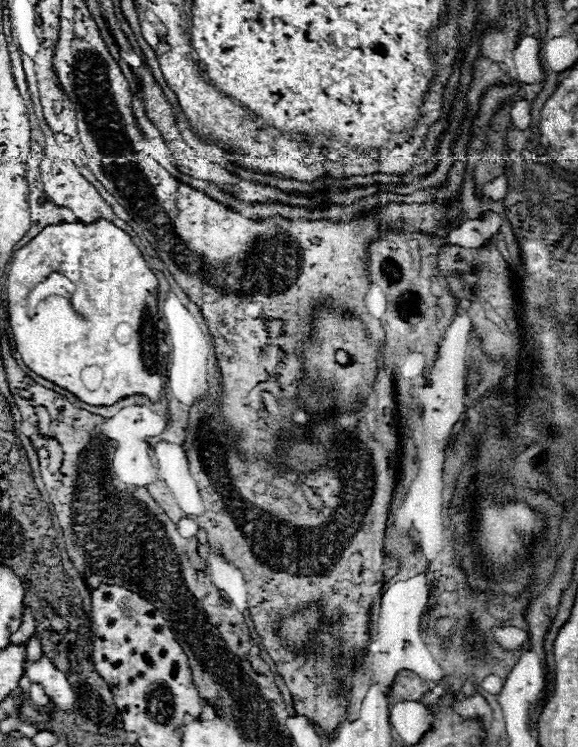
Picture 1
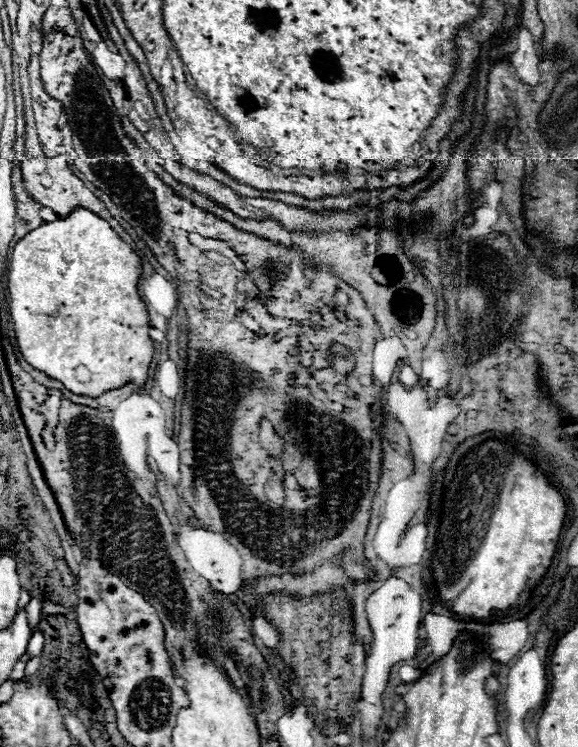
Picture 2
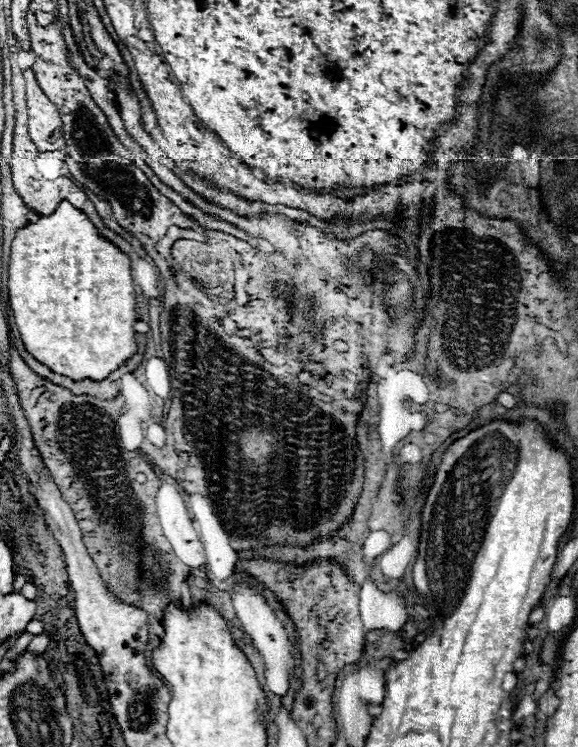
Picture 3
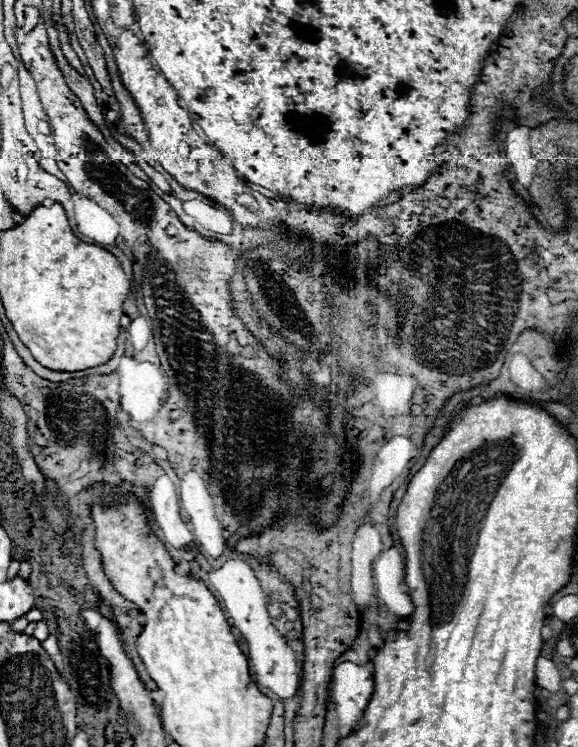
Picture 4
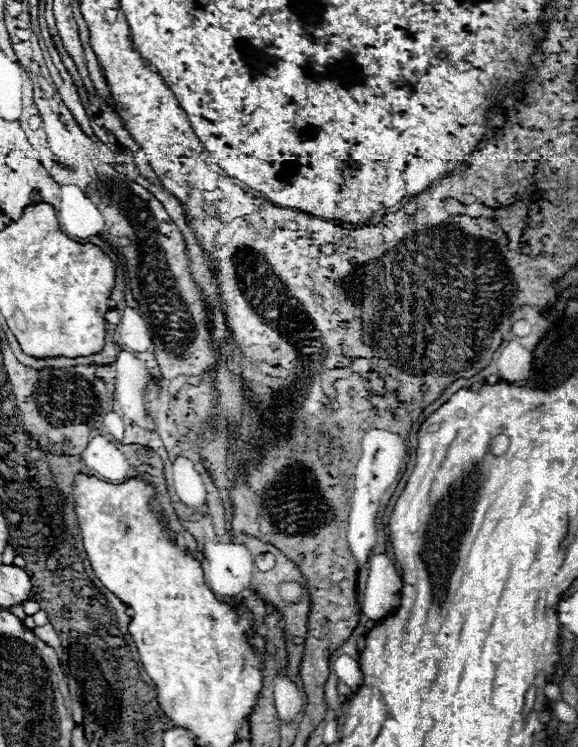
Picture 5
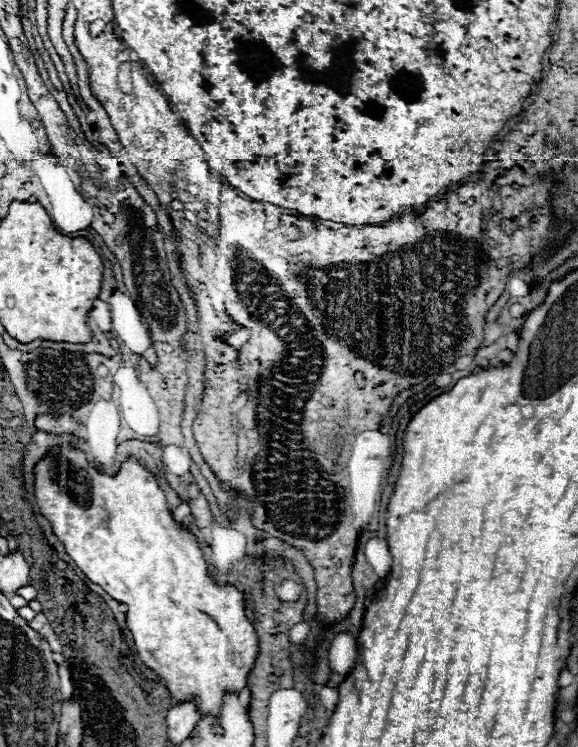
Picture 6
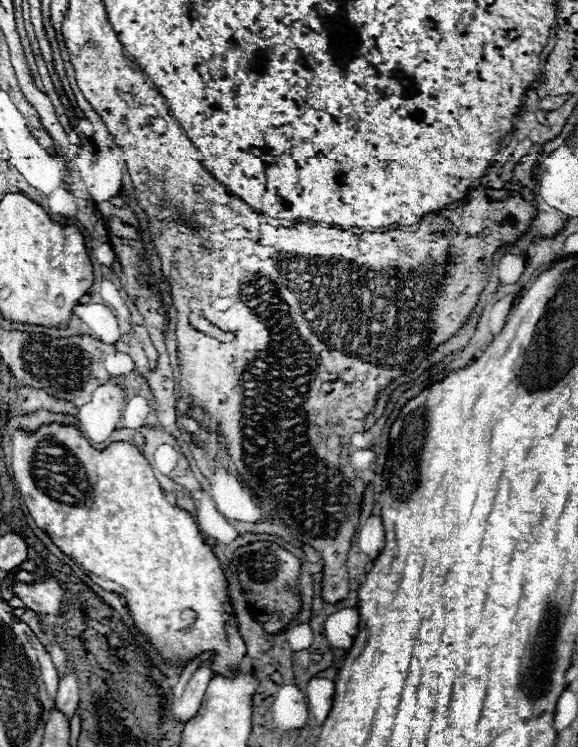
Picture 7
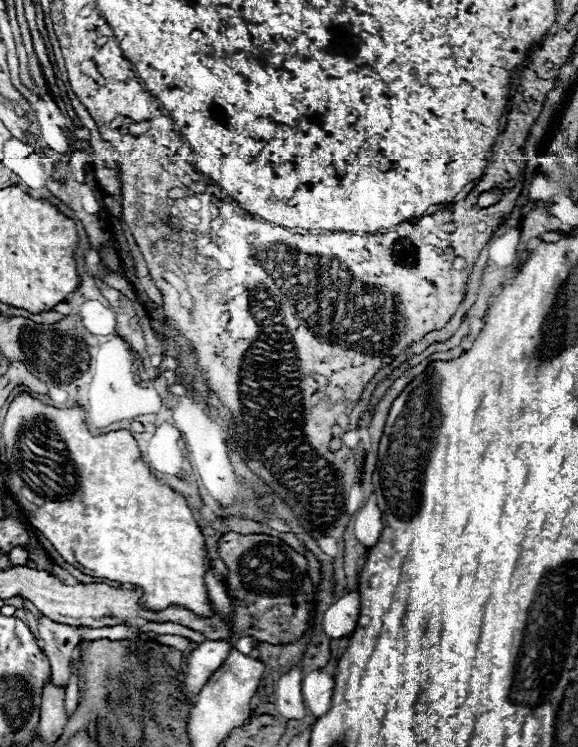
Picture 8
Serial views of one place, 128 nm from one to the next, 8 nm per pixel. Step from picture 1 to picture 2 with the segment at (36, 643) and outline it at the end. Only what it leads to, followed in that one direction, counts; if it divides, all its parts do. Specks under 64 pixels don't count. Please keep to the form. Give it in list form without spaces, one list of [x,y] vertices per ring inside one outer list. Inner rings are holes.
[[[30,598],[30,602],[28,602],[28,606],[26,606],[26,612],[28,612],[28,620],[30,620],[30,626],[32,626],[32,630],[36,630],[38,626],[38,622],[40,622],[40,610],[42,610],[42,604],[40,604],[40,600],[36,600],[36,598]]]

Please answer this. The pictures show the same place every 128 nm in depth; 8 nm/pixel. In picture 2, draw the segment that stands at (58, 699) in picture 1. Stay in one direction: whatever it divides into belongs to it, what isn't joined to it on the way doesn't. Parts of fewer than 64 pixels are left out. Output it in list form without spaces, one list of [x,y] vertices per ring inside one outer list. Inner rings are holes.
[[[36,630],[36,632],[32,632],[32,636],[30,636],[28,652],[30,652],[30,656],[38,656],[38,654],[42,652],[42,648],[44,648],[44,634],[42,634],[40,630]]]

